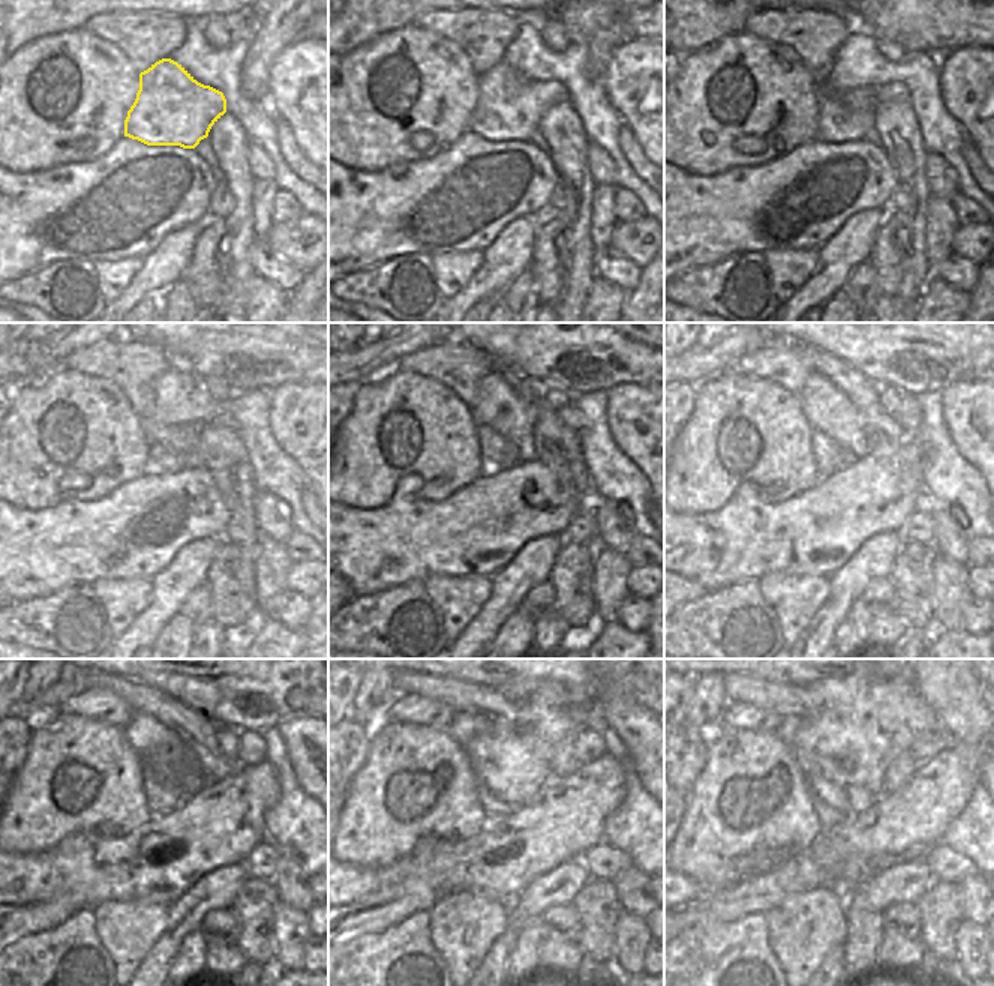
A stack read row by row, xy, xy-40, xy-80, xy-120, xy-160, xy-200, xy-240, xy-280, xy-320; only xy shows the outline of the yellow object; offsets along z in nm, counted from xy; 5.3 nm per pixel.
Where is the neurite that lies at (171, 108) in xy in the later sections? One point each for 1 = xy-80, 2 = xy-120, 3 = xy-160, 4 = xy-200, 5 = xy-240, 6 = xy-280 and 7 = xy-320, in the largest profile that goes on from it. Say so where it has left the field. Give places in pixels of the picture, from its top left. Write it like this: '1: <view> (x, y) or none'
1: xy-80 (835, 123)
2: xy-120 (161, 459)
3: xy-160 (570, 416)
4: xy-200 (909, 414)
5: xy-240 (252, 746)
6: xy-280 (589, 745)
7: xy-320 (930, 745)

